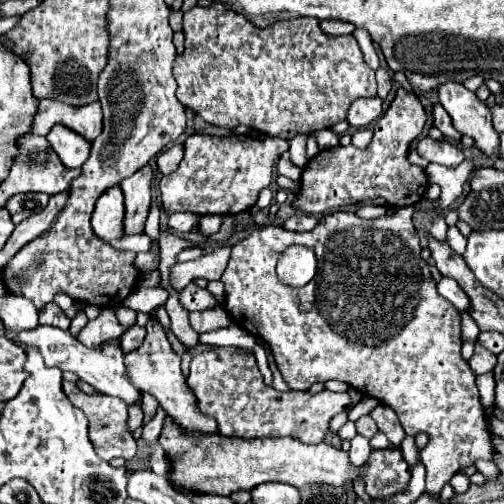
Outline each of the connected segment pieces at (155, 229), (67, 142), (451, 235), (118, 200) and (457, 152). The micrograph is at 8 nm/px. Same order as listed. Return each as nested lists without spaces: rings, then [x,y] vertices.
[[[158,201],[151,204],[151,209],[148,218],[145,223],[144,232],[150,237],[152,242],[157,242],[159,244],[159,226],[160,220],[160,207]]]
[[[61,124],[51,128],[51,132],[47,134],[47,140],[51,148],[57,152],[57,156],[61,158],[61,162],[65,164],[65,168],[69,170],[81,168],[91,152],[91,142],[87,142],[83,136],[77,136],[77,132]]]
[[[449,226],[449,230],[447,230],[447,242],[449,242],[449,246],[451,246],[457,254],[463,254],[463,252],[465,252],[467,238],[457,230],[457,226]]]
[[[113,186],[103,192],[103,196],[95,204],[95,212],[91,218],[91,228],[99,240],[111,242],[125,234],[125,206],[123,192],[119,186]]]
[[[429,136],[417,142],[417,154],[429,162],[443,164],[443,166],[457,166],[463,162],[463,152],[449,140],[433,140]]]

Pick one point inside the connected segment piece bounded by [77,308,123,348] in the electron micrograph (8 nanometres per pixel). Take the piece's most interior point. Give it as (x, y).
(105, 327)

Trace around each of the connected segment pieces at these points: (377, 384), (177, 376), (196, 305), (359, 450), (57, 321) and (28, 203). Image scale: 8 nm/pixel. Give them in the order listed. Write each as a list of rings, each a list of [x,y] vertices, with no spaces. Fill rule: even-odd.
[[[405,206],[391,216],[373,220],[363,220],[349,212],[333,212],[325,214],[311,232],[291,232],[281,226],[257,228],[239,240],[231,252],[221,276],[225,286],[223,306],[235,324],[269,344],[289,388],[307,390],[315,382],[341,380],[391,406],[405,434],[417,436],[425,432],[429,436],[427,446],[421,450],[421,462],[427,468],[425,492],[439,494],[453,474],[475,466],[477,460],[493,460],[497,450],[475,386],[475,372],[461,358],[461,314],[435,288],[429,266],[421,258],[419,238],[411,222],[413,212],[413,206]],[[291,244],[313,248],[319,262],[315,278],[303,288],[289,288],[275,274],[277,256]]]
[[[151,314],[147,326],[147,336],[145,342],[135,350],[135,352],[127,352],[125,354],[125,370],[129,372],[129,380],[133,386],[137,386],[141,392],[149,392],[151,396],[157,398],[157,402],[161,404],[161,408],[173,416],[183,428],[191,430],[193,434],[211,434],[217,432],[217,422],[205,414],[199,412],[197,408],[197,398],[189,392],[183,374],[181,374],[181,358],[173,352],[165,330],[161,326],[161,322],[157,320],[157,316]]]
[[[189,284],[183,292],[179,292],[179,302],[187,312],[203,312],[217,306],[217,298],[195,284]]]
[[[357,434],[353,440],[351,440],[351,450],[349,450],[349,460],[351,464],[363,464],[367,460],[371,452],[371,446],[369,446],[369,440],[363,438],[361,434]]]
[[[49,302],[45,308],[39,310],[39,322],[49,326],[59,326],[61,330],[67,330],[71,324],[71,318],[53,302]]]
[[[29,192],[29,194],[19,194],[19,196],[13,196],[9,202],[7,202],[7,210],[11,214],[11,220],[13,224],[19,224],[21,220],[41,212],[45,206],[47,206],[47,200],[49,196],[41,194],[41,192]]]

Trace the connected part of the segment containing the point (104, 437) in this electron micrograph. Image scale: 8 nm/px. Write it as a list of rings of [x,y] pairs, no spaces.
[[[63,382],[63,392],[67,394],[67,398],[71,400],[73,406],[81,408],[89,420],[89,438],[95,446],[95,452],[103,458],[103,460],[111,460],[115,456],[121,456],[125,460],[133,458],[137,452],[137,442],[129,432],[127,426],[127,404],[123,400],[117,400],[113,396],[91,396],[85,394],[77,384],[73,382]]]

